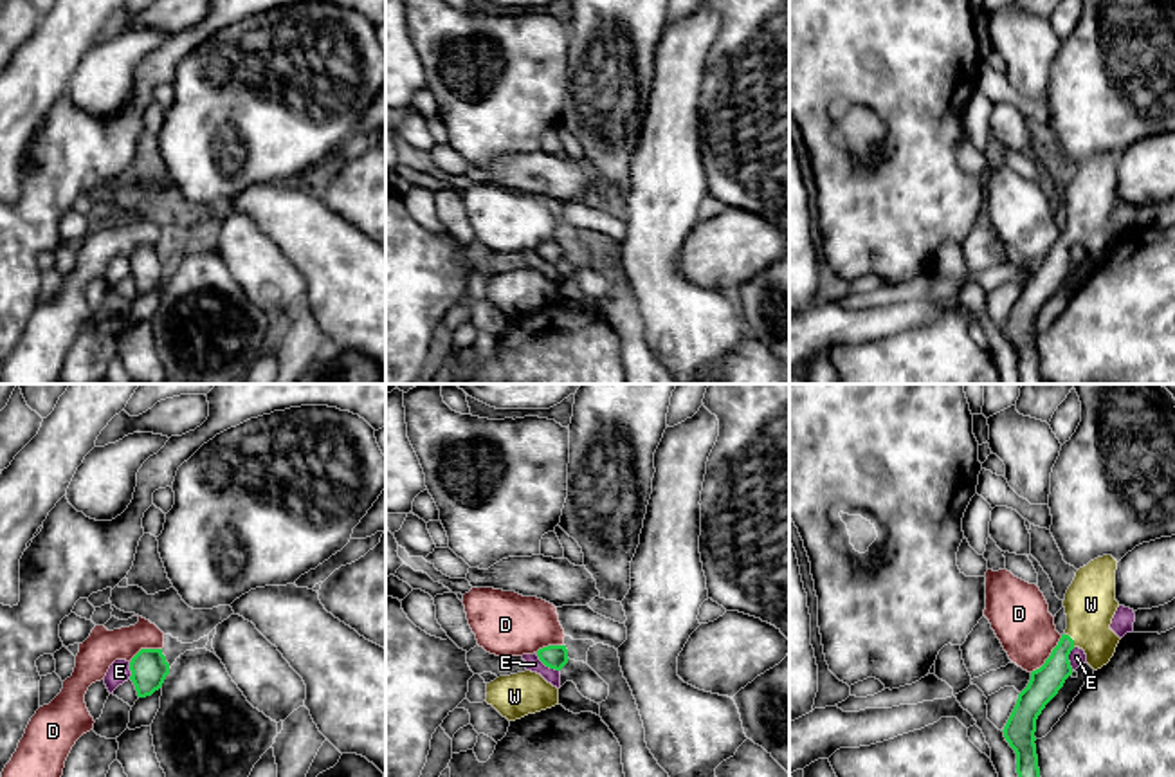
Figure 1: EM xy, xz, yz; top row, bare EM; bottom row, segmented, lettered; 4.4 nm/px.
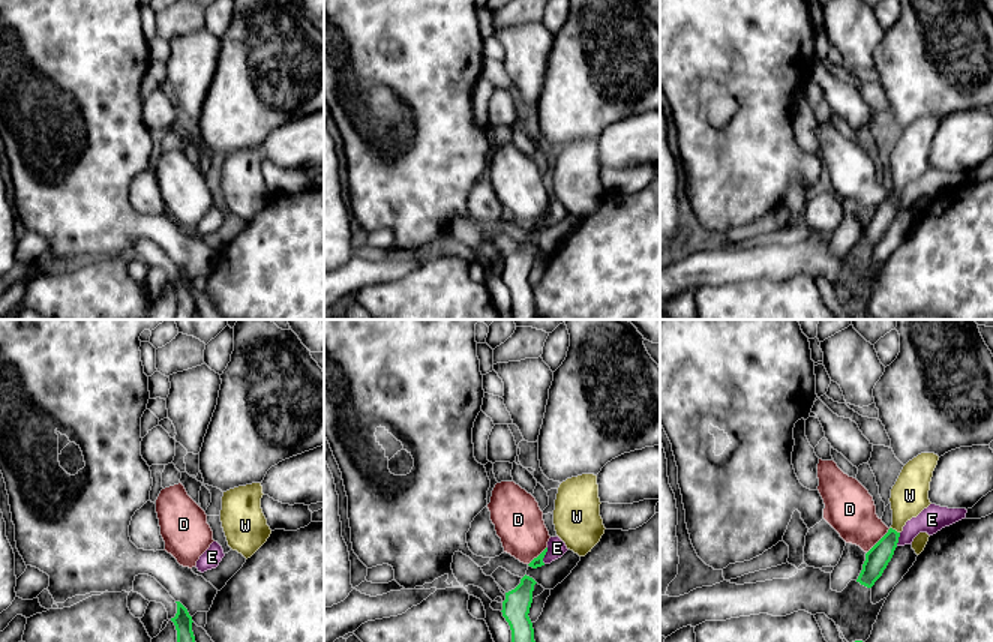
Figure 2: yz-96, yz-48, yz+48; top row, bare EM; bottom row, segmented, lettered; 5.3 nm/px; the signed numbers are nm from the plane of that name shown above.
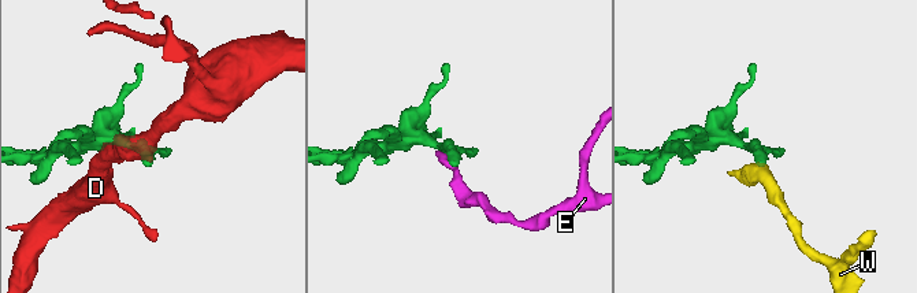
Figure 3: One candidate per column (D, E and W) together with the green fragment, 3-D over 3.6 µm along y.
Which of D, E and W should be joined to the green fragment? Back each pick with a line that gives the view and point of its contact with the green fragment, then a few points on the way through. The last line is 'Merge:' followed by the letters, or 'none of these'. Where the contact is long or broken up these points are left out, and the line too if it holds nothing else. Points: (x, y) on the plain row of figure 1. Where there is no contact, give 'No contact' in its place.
Merge: none of these

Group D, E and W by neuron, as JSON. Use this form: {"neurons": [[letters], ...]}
{"neurons": [["D"], ["E"], ["W"]]}

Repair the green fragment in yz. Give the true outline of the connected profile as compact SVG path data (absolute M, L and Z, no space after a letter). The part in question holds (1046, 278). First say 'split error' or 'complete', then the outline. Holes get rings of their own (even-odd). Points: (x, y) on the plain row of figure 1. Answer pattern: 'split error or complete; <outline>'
complete; M1061 231L1045 260L1031 269L1031 276L1018 290L1016 301L1002 326L1016 350L1020 384L1045 384L1042 380L1034 341L1036 315L1072 270L1069 258L1072 245L1074 236L1069 231Z

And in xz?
complete; M548 242L537 247L539 256L555 267L560 267L568 260L566 242Z

